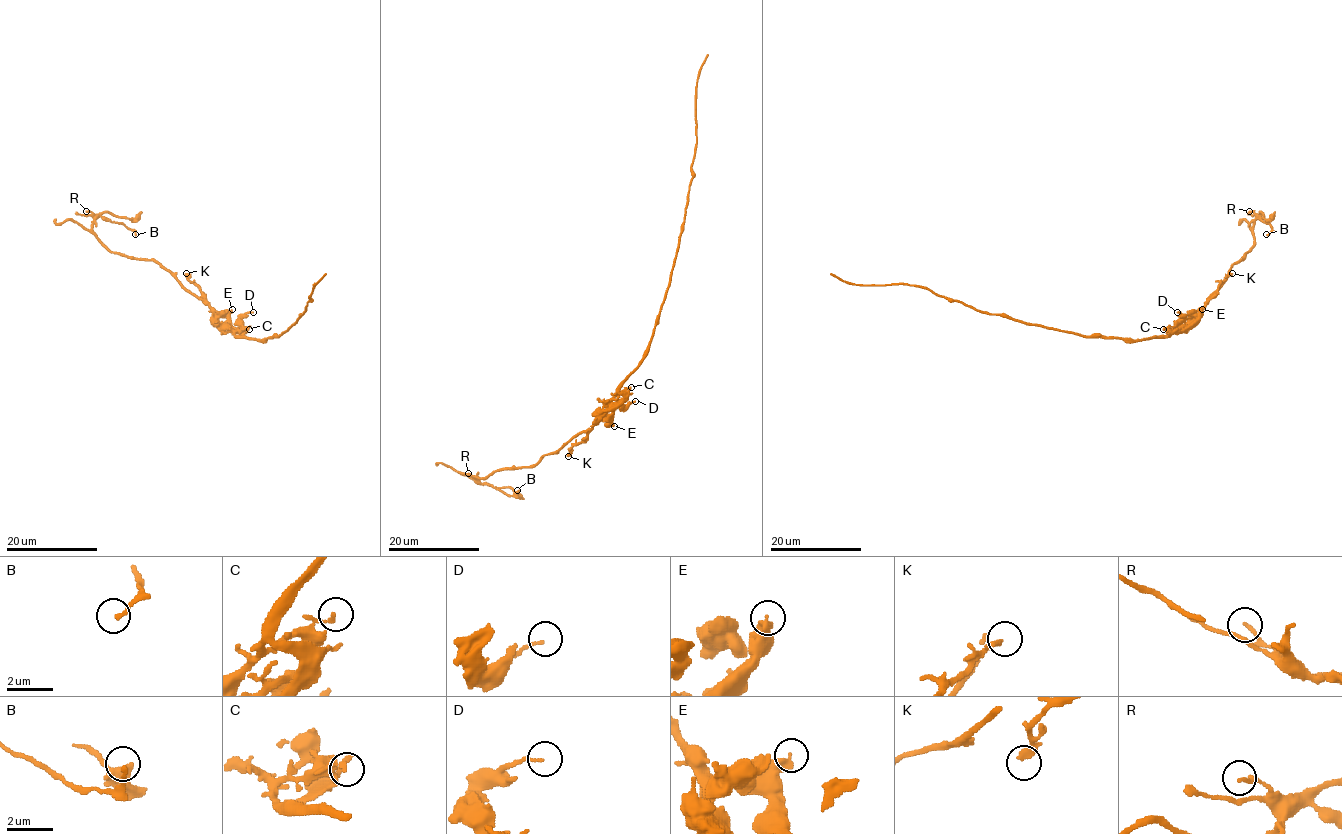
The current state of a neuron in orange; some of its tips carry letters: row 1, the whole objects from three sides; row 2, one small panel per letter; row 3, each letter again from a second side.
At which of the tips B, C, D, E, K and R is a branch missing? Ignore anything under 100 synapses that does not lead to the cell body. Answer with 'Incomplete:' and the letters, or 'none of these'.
Incomplete: none of these

